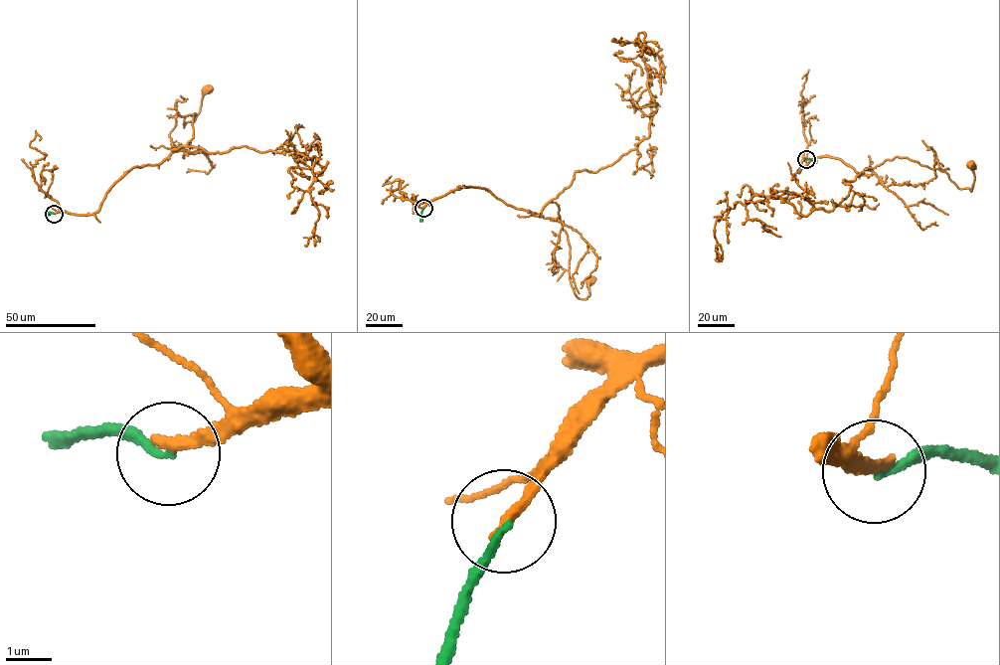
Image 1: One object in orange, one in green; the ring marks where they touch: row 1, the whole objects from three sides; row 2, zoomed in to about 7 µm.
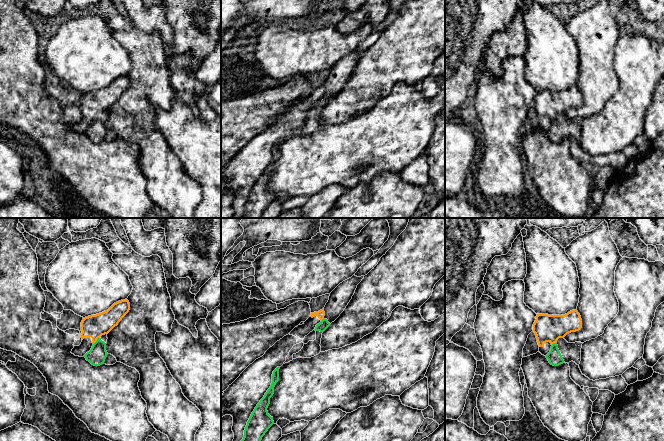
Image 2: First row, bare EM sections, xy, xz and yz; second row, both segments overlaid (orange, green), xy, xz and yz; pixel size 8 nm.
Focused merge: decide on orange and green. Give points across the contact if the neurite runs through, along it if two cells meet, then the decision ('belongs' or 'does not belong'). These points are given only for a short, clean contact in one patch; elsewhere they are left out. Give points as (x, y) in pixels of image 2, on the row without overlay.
border along xy (99, 113), (93, 120); does not belong

